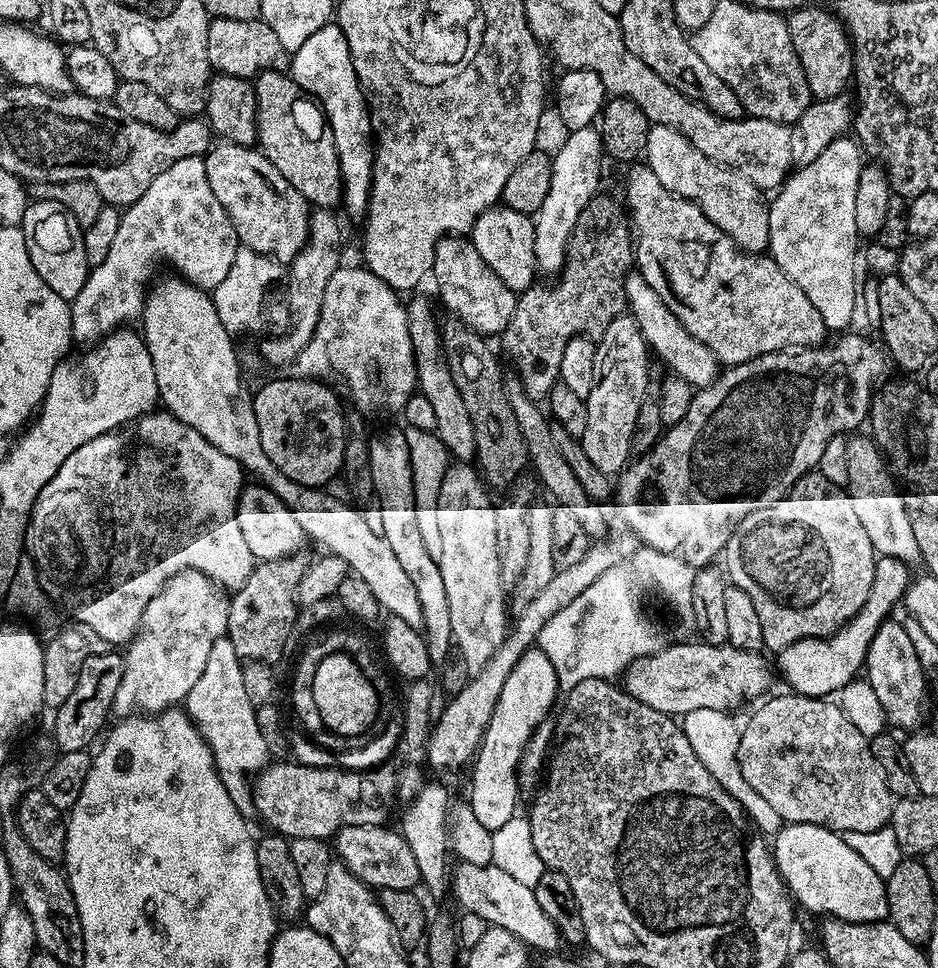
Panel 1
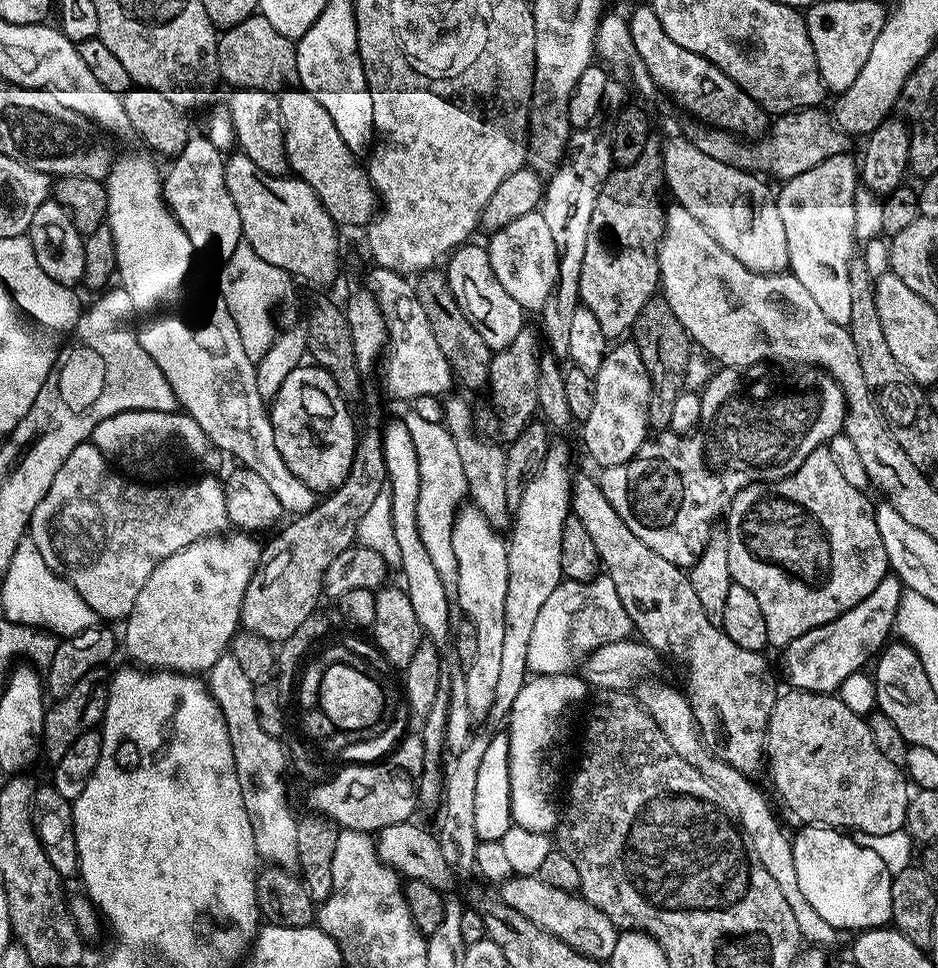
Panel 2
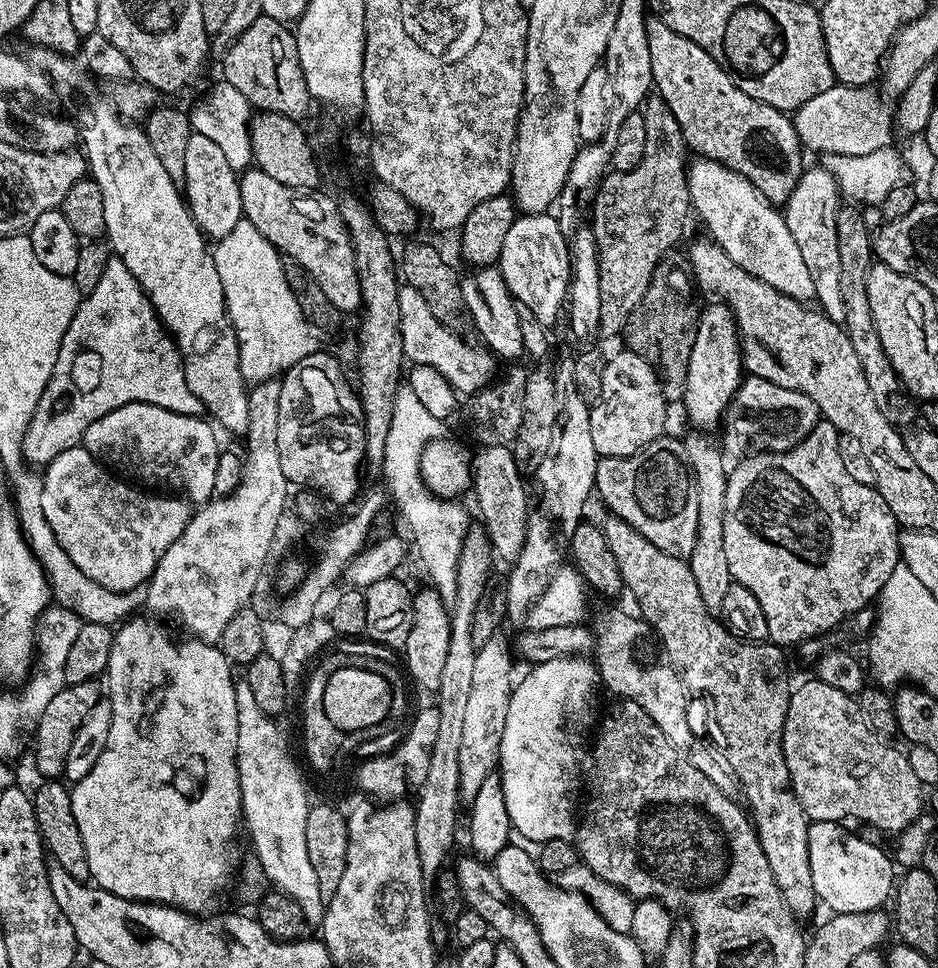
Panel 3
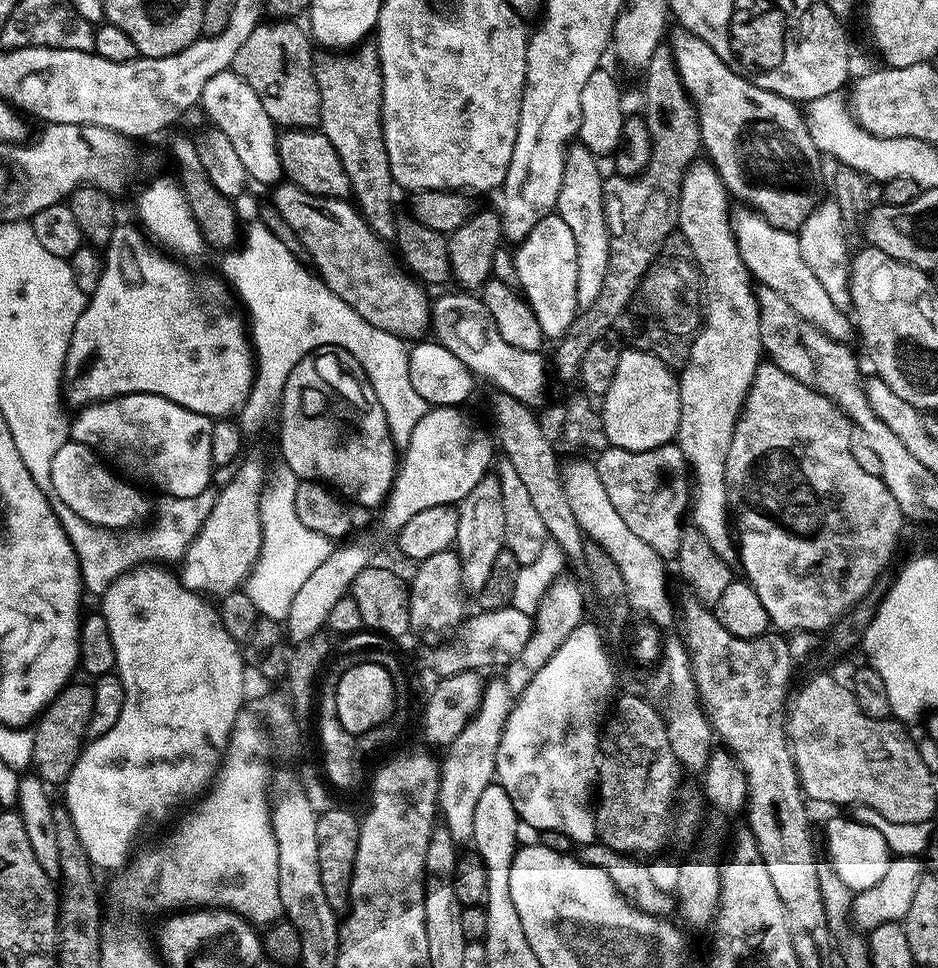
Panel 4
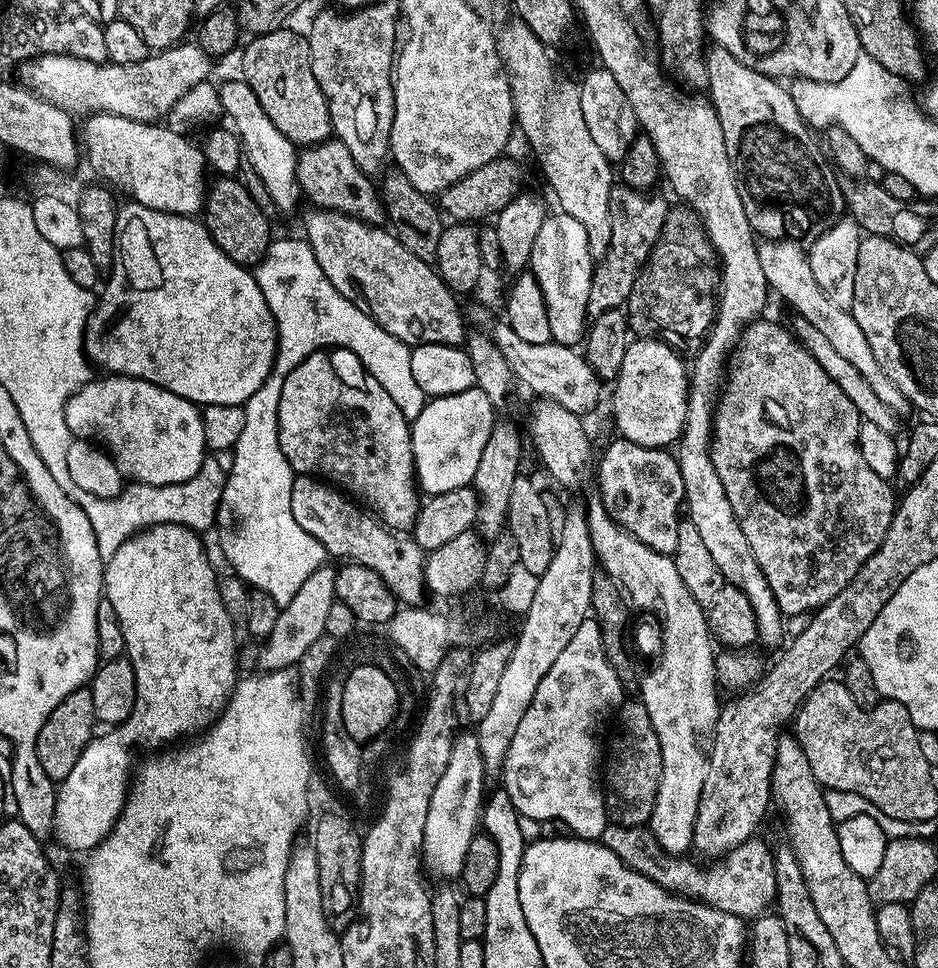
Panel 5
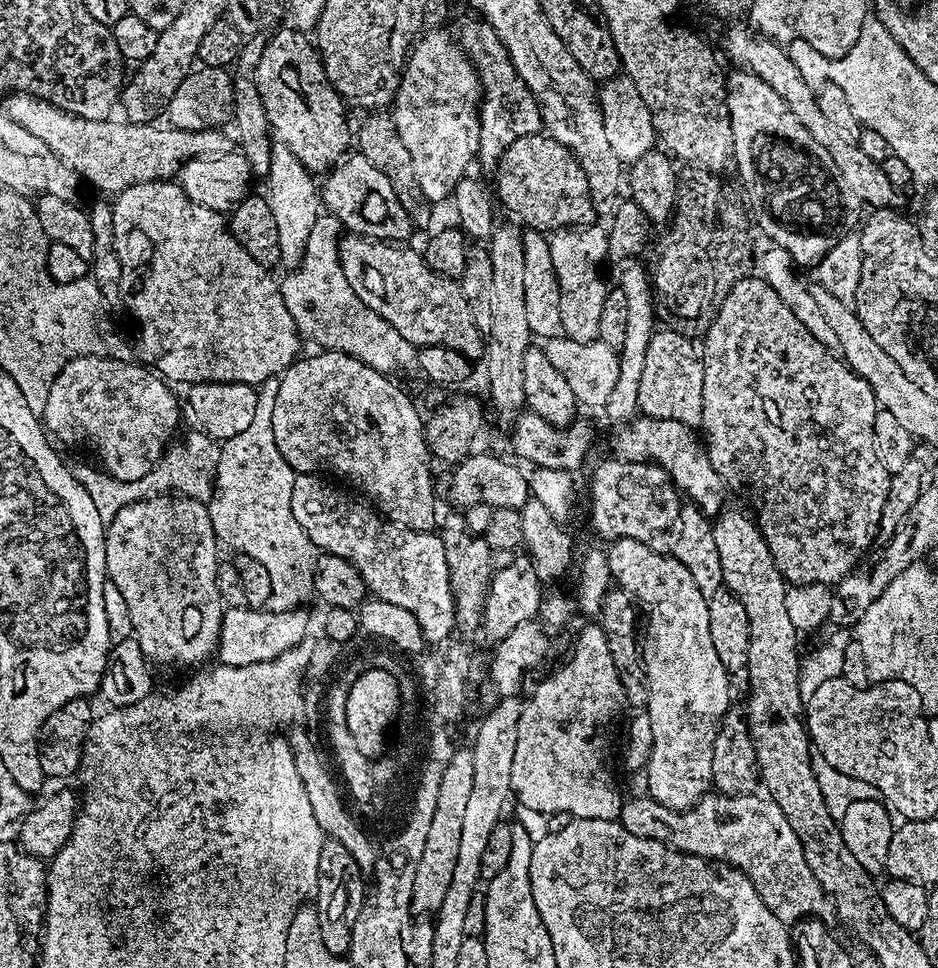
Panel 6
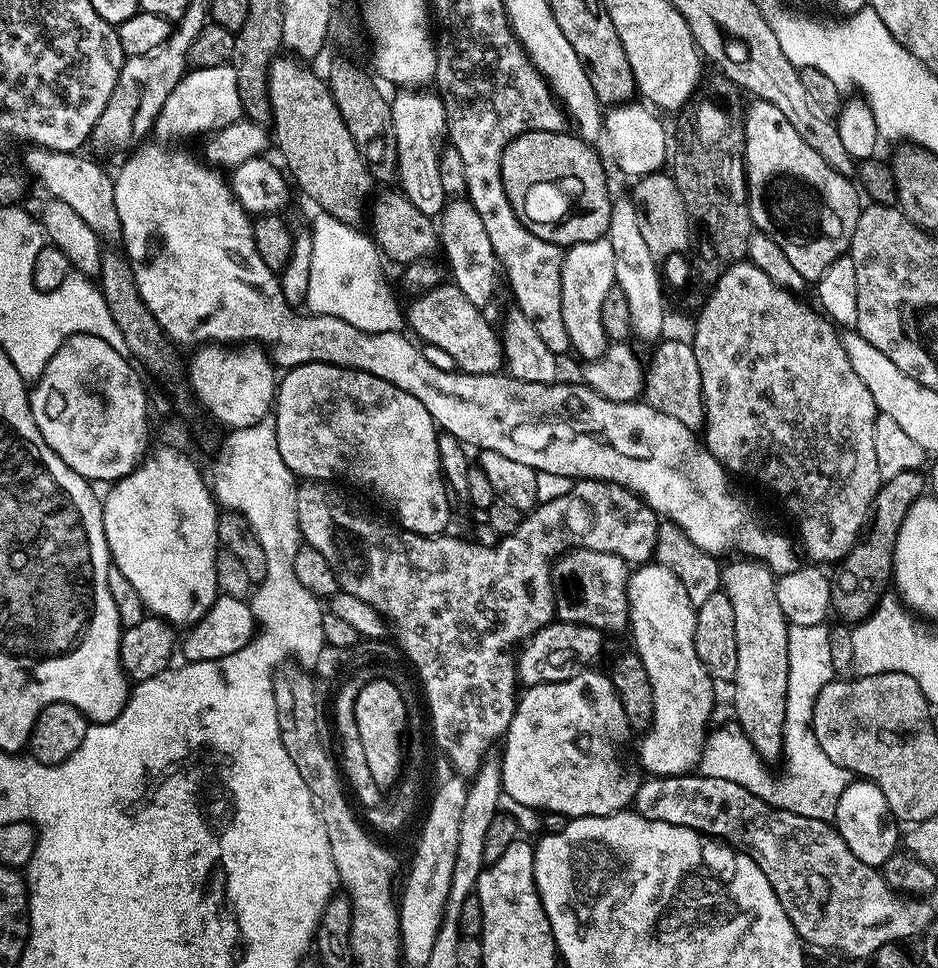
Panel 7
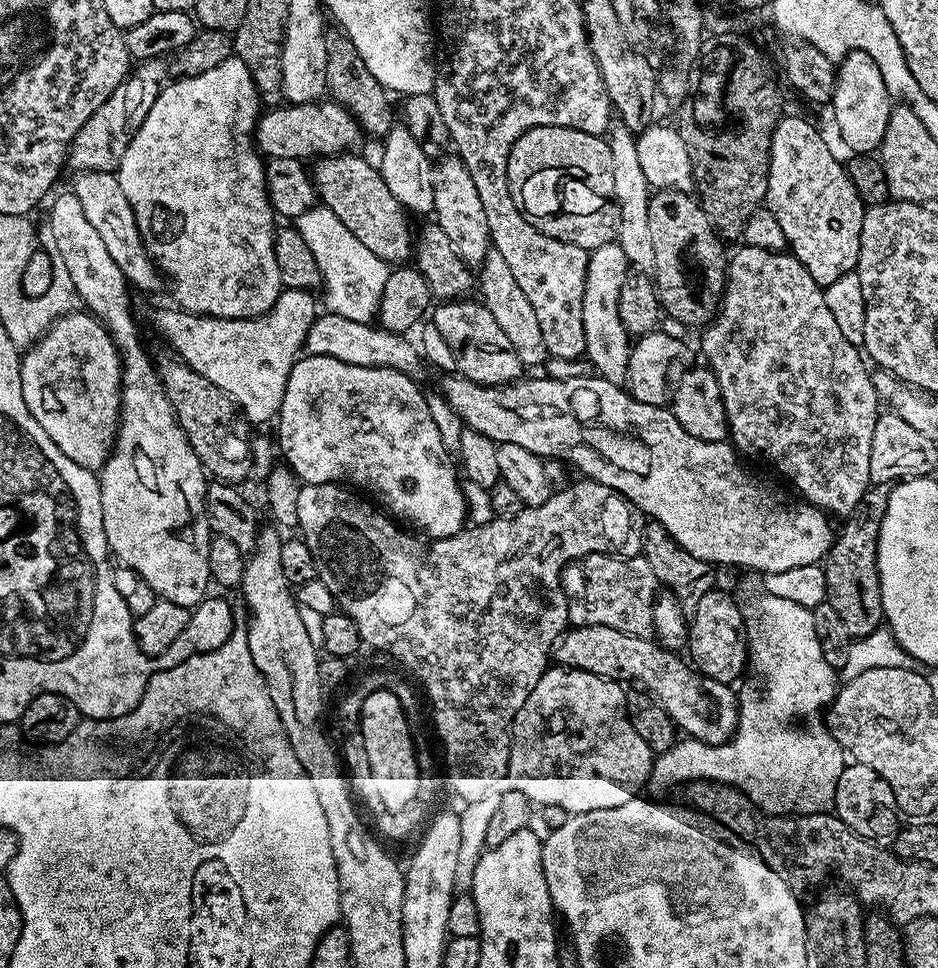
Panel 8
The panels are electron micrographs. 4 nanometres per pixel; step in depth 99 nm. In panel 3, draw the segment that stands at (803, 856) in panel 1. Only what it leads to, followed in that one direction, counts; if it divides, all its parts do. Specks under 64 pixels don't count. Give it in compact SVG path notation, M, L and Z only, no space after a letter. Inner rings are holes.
M814 820L808 825L806 859L816 899L833 913L866 912L883 909L894 892L894 860L876 844L847 832L843 823Z

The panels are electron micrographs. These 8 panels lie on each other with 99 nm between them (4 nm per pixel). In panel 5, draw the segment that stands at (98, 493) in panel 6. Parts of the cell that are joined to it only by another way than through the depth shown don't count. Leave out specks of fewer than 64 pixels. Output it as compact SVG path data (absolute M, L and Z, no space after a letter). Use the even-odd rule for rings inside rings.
M214 456L205 457L198 474L184 483L171 483L170 486L150 486L135 482L125 485L119 495L102 499L87 494L81 488L72 485L67 487L67 494L90 518L94 530L95 544L98 546L100 559L108 561L122 546L124 541L145 528L160 524L181 524L195 532L203 532L214 522L216 514L223 505L227 471Z

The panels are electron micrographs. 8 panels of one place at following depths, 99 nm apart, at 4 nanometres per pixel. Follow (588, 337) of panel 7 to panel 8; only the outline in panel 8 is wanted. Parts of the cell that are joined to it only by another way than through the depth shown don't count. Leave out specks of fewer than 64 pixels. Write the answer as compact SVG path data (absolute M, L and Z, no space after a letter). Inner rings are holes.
M613 242L594 249L588 257L588 272L584 276L582 298L582 322L584 323L584 356L593 364L595 371L604 379L616 376L616 384L623 385L620 372L628 372L628 359L632 353L629 333L625 328L616 328L620 321L618 298L622 282L628 276L629 263L619 244Z

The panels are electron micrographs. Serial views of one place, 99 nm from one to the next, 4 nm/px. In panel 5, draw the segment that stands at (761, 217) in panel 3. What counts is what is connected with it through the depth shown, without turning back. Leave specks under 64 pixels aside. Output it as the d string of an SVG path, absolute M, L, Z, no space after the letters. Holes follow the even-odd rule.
M791 239L764 240L757 243L758 262L762 262L762 274L766 274L766 282L773 293L776 292L793 308L795 315L813 323L819 333L827 339L838 350L838 354L846 358L848 363L860 371L866 382L873 388L875 394L886 404L886 406L900 410L905 407L906 401L903 394L883 375L878 366L878 358L870 350L870 342L866 342L866 334L862 334L862 326L854 322L851 311L841 307L839 303L820 292L818 283L814 280L813 271L810 270L810 262L805 249L800 249L799 243Z

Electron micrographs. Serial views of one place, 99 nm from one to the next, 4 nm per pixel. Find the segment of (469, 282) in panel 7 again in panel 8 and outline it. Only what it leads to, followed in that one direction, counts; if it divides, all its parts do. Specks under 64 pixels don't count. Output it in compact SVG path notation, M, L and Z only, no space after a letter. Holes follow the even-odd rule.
M451 154L444 157L436 167L433 167L434 218L437 224L442 226L446 236L450 238L453 246L459 252L460 257L470 268L479 267L486 253L491 248L489 230L479 223L478 207L480 188L474 180L475 175L469 171L462 156ZM477 212L477 216L475 215ZM477 222L477 224L476 224Z

